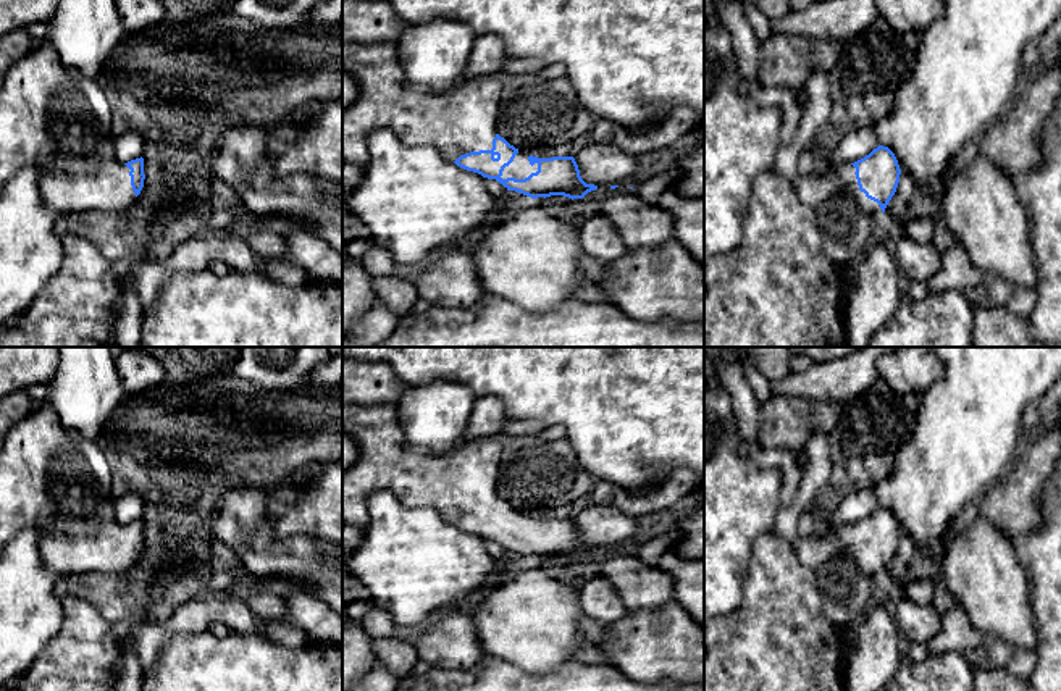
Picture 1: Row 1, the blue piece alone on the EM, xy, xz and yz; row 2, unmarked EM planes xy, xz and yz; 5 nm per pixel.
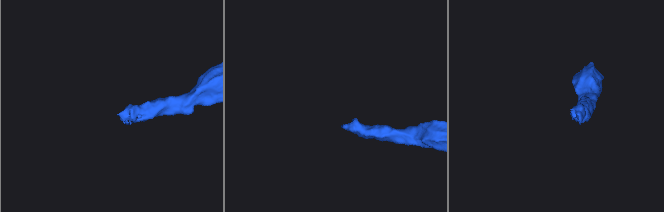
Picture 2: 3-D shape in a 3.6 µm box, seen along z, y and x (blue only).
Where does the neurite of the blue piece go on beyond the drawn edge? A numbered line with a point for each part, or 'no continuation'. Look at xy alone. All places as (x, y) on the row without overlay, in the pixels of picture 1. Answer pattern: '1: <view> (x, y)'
1: xy (54, 480)

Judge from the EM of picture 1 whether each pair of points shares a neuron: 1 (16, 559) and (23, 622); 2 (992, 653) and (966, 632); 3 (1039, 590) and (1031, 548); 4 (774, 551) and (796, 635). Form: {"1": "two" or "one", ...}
{"1": "one", "2": "one", "3": "one", "4": "one"}

